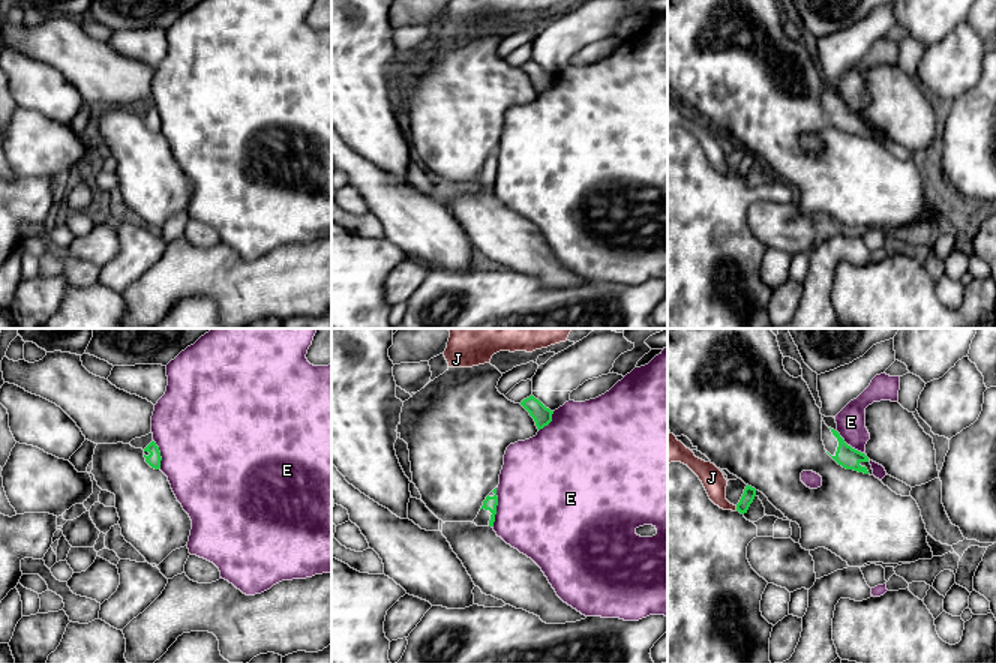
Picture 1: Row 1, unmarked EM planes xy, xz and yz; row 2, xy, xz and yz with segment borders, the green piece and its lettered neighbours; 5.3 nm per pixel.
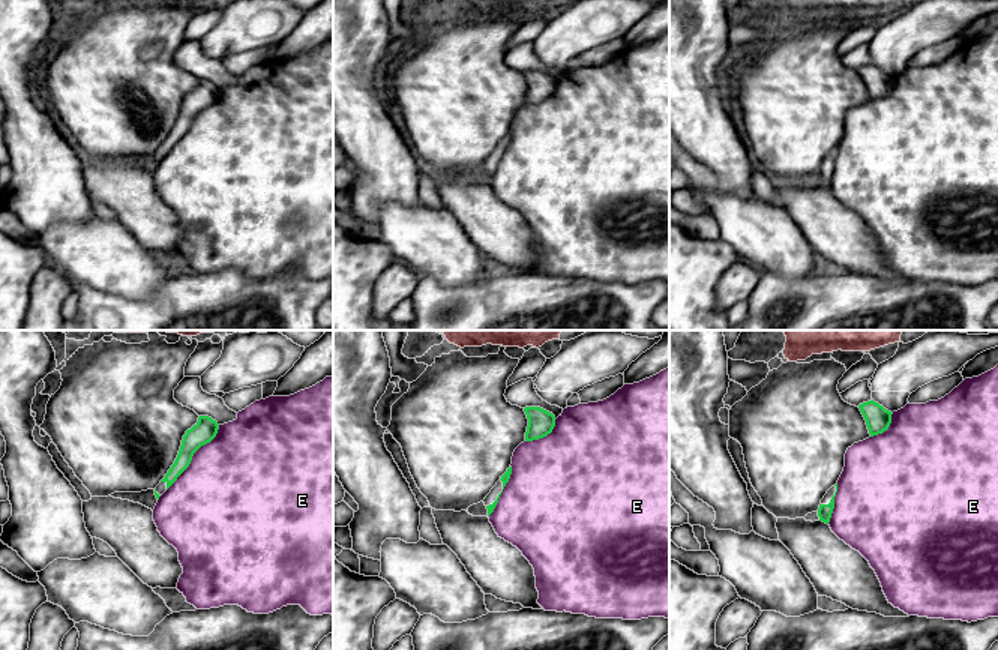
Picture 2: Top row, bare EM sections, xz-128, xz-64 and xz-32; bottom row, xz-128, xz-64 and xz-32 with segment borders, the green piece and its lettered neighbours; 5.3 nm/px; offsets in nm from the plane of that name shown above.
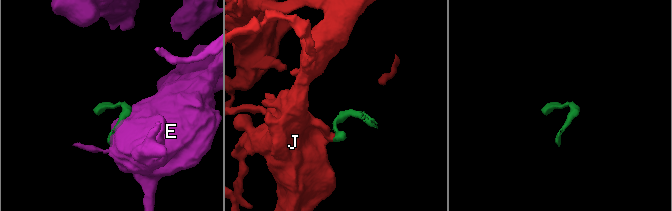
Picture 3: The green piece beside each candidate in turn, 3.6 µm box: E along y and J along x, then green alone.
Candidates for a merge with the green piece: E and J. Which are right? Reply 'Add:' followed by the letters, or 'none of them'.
Add: none of them

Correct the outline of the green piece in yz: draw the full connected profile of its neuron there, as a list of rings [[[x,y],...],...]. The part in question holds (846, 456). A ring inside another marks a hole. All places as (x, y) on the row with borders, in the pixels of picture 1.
[[[822,418],[822,441],[826,453],[843,468],[873,476],[868,458],[844,442],[840,434]]]

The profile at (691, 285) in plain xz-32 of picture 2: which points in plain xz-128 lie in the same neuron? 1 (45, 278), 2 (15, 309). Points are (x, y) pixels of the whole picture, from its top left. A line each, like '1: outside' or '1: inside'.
1: outside
2: inside

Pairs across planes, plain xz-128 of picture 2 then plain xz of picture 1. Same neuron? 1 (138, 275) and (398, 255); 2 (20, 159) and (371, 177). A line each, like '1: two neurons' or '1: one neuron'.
1: two neurons
2: two neurons

